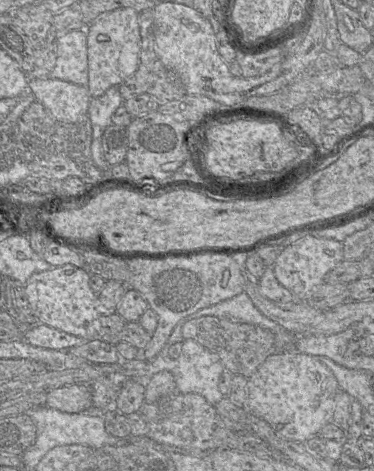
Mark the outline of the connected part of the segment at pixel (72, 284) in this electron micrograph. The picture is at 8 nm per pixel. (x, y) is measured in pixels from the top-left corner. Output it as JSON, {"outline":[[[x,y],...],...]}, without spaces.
{"outline":[[[73,265],[53,267],[33,274],[24,288],[38,322],[86,340],[99,339],[98,299],[89,279],[87,270]]]}

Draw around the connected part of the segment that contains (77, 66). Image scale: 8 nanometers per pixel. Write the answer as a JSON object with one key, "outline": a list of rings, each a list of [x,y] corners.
{"outline":[[[87,26],[85,29],[70,31],[59,37],[57,40],[57,60],[55,67],[51,71],[36,67],[28,75],[28,78],[59,79],[87,86]]]}

